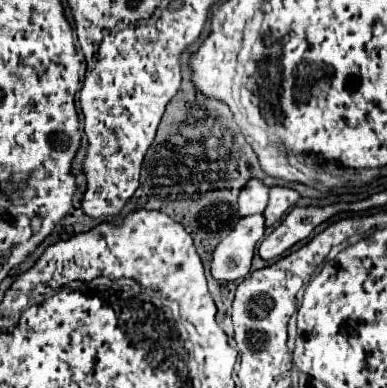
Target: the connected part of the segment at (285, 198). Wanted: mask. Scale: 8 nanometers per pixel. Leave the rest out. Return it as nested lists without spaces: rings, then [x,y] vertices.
[[[272,187],[270,189],[270,201],[268,207],[264,211],[264,219],[266,219],[266,227],[276,225],[300,199],[300,195],[292,189],[286,187]]]

